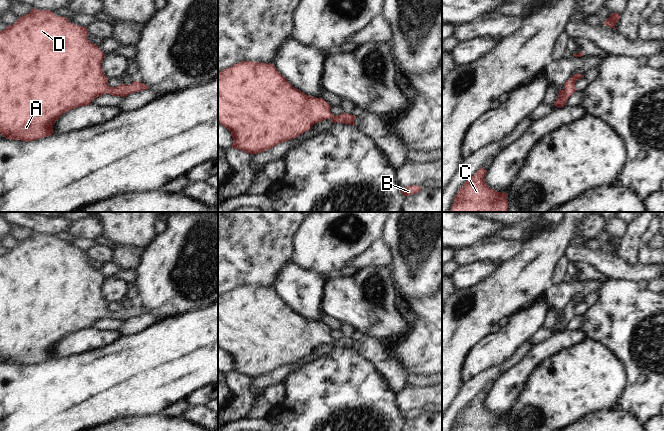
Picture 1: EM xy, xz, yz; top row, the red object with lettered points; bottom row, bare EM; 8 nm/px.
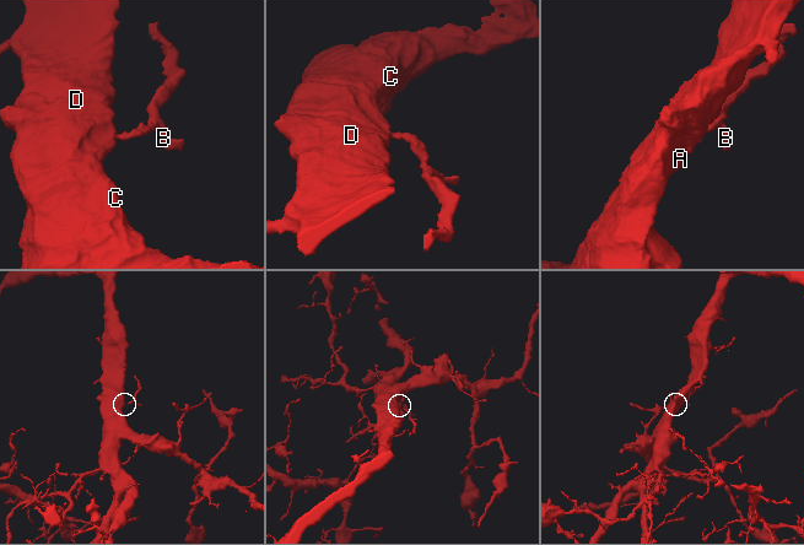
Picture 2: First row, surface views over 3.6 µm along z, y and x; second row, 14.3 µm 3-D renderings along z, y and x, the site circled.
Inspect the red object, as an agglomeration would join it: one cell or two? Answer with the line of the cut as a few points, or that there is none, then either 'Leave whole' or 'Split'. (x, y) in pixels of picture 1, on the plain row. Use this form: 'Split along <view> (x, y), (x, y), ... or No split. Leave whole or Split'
No split. Leave whole

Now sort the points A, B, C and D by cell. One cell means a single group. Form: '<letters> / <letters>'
A B C D

